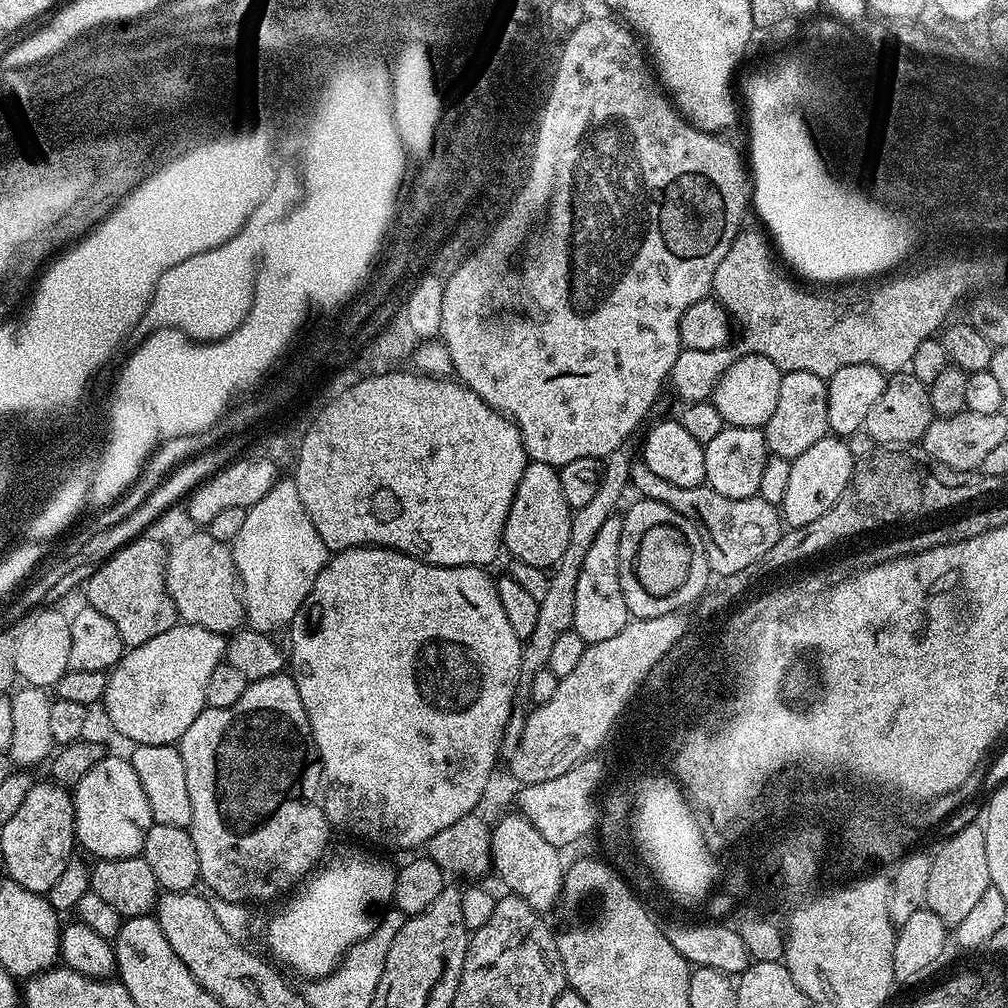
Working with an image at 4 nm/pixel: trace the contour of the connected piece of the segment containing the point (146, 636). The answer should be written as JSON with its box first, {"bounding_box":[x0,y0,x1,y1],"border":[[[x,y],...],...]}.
{"bounding_box":[82,535,178,648],"border":[[[143,535],[117,549],[83,585],[82,592],[88,595],[87,607],[106,614],[128,648],[137,648],[142,642],[150,642],[150,638],[158,638],[158,634],[166,634],[178,622],[174,598],[170,598],[166,584],[167,561],[168,548]]]}

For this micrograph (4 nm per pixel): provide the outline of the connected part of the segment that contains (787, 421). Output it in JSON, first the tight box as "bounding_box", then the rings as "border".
{"bounding_box":[762,370,829,461],"border":[[[806,370],[783,373],[778,386],[778,406],[774,406],[774,414],[770,414],[762,431],[769,453],[791,461],[809,446],[814,446],[814,442],[829,435],[828,385],[825,377],[806,374]]]}

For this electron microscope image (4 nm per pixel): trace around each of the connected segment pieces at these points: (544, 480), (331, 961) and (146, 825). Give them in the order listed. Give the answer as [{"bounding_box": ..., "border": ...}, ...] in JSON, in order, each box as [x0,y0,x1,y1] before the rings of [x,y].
[{"bounding_box":[503,460,573,570],"border":[[[533,460],[522,474],[522,482],[518,482],[514,502],[506,518],[503,547],[512,560],[530,562],[530,566],[545,570],[551,569],[566,551],[566,542],[570,542],[572,513],[573,509],[566,502],[566,494],[562,494],[559,471],[549,464]]]},{"bounding_box":[268,856,396,978],"border":[[[340,856],[337,860],[330,860],[315,873],[317,876],[309,886],[308,893],[298,897],[281,916],[274,917],[268,928],[268,940],[272,943],[272,950],[277,958],[282,963],[297,968],[307,978],[327,975],[340,963],[353,944],[366,939],[380,925],[396,894],[395,867],[391,868],[372,856]]]},{"bounding_box":[74,754,152,860],"border":[[[107,754],[96,766],[91,767],[86,776],[74,785],[74,810],[76,811],[76,839],[85,853],[93,852],[93,857],[102,860],[114,858],[130,858],[139,856],[144,851],[144,839],[152,825],[150,802],[146,802],[146,790],[142,790],[142,782],[138,782],[138,774],[134,774],[131,759]]]}]

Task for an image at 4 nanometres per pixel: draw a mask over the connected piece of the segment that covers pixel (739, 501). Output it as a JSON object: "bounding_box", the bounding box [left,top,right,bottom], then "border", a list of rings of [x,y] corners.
{"bounding_box":[633,462,782,577],"border":[[[643,462],[633,463],[633,489],[640,491],[639,495],[646,500],[657,500],[682,514],[696,527],[702,538],[702,546],[706,550],[709,569],[717,577],[726,574],[738,574],[738,570],[746,570],[750,562],[758,562],[774,542],[782,535],[782,516],[777,505],[766,502],[760,495],[750,498],[722,498],[710,487],[683,488],[658,478],[654,470],[650,470]]]}

